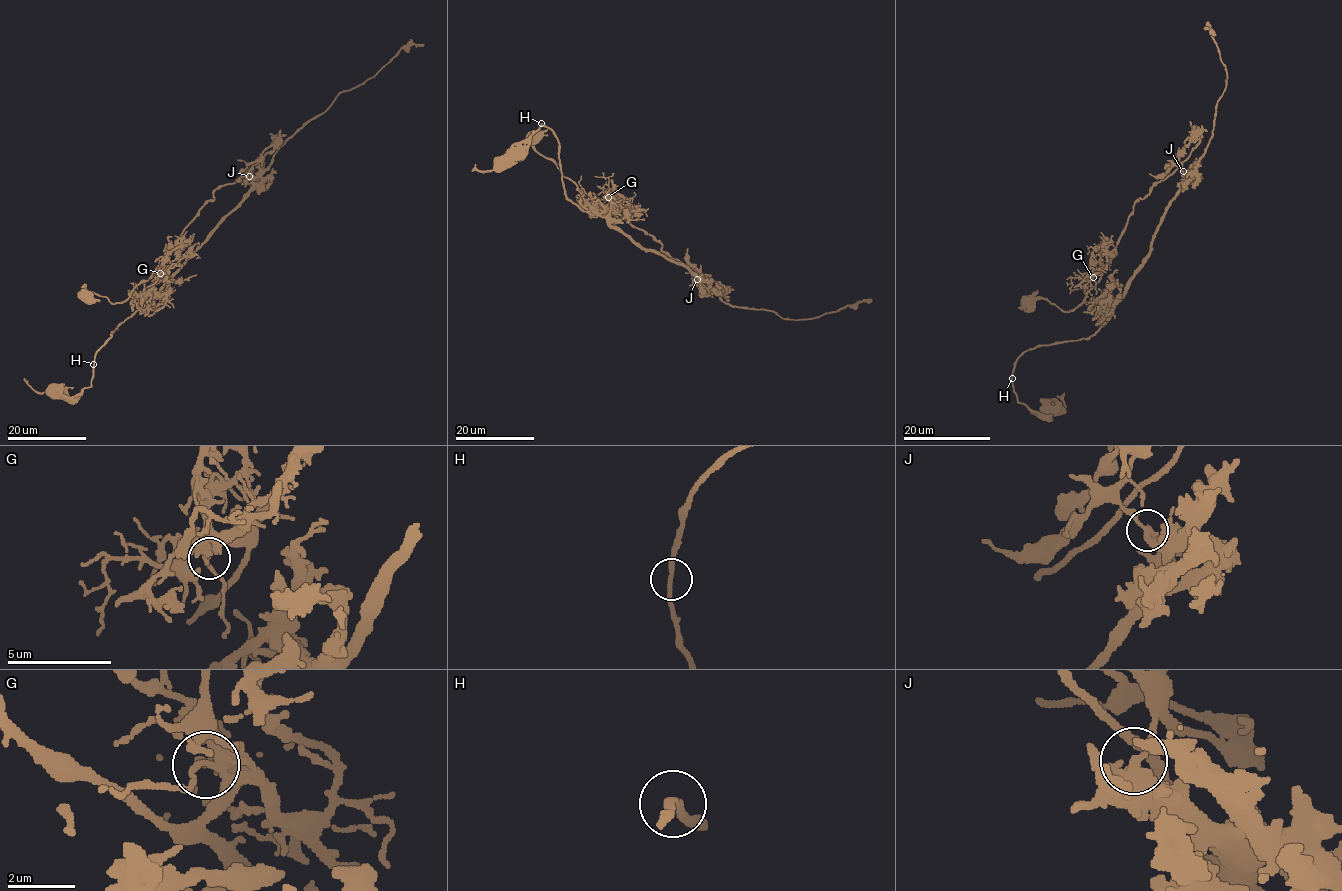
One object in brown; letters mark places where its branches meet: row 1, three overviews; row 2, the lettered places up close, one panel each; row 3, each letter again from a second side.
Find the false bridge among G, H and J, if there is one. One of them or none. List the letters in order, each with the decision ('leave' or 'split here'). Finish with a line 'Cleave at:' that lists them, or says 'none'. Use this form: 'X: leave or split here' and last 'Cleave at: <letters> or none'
G: leave
H: leave
J: split here
Cleave at: J

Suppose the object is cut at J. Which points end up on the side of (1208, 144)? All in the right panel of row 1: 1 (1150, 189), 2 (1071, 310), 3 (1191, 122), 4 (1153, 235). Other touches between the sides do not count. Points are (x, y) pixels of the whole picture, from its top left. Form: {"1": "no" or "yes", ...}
{"1": "no", "2": "no", "3": "no", "4": "yes"}

